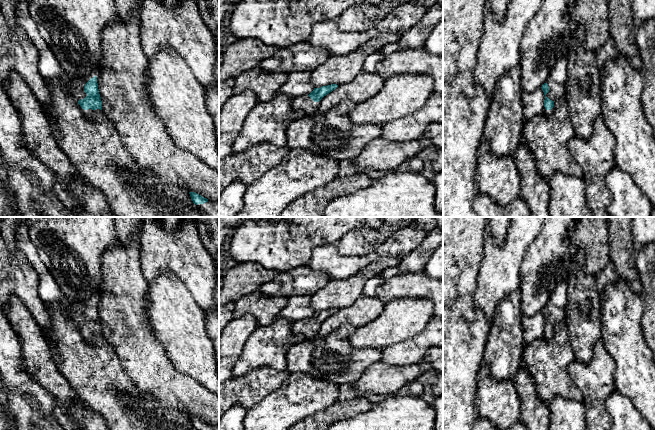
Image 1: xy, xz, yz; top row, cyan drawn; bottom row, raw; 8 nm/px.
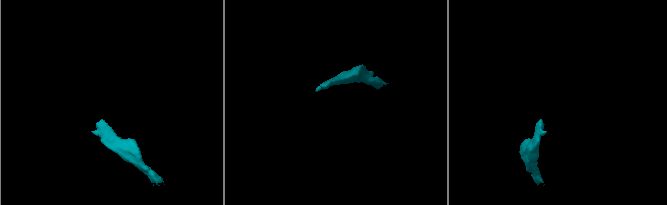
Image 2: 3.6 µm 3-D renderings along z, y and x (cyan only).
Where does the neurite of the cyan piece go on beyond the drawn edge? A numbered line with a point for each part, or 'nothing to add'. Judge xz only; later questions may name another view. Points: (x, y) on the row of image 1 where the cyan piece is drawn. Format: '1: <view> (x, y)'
1: xz (305, 103)

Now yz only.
1: yz (556, 80)

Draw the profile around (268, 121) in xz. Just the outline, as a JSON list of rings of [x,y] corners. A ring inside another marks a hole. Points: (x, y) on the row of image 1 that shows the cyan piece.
[[[278,94],[268,102],[258,102],[245,119],[233,143],[232,153],[247,150],[260,142],[285,146],[288,126],[307,115],[305,111],[292,107],[293,99],[286,94]]]

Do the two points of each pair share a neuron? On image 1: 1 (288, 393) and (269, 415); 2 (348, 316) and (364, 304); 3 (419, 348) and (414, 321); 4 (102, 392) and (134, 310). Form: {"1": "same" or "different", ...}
{"1": "same", "2": "same", "3": "different", "4": "different"}

